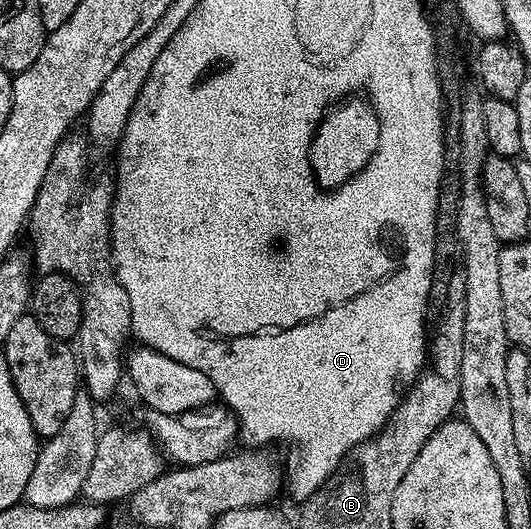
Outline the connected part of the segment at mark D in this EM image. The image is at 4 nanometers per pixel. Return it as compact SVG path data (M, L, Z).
M160 57L160 59L156 59L156 63L152 63L152 71L151 71L151 72L150 72L150 74L149 74L149 75L148 75L148 79L147 79L147 80L146 80L146 82L145 82L145 83L144 83L144 87L143 87L143 88L142 88L142 90L141 90L141 91L140 91L140 95L139 95L139 96L138 96L138 98L137 98L137 99L136 99L136 103L135 103L135 104L134 104L134 106L133 106L133 107L132 107L132 111L131 111L131 112L130 112L130 118L129 118L129 119L128 119L128 123L127 123L127 124L126 124L126 131L125 131L125 133L123 133L123 135L122 135L122 139L121 139L121 142L120 142L120 148L119 148L119 149L118 149L118 150L117 150L117 152L118 152L118 151L119 151L119 153L118 153L118 181L117 181L117 180L116 180L116 188L115 188L115 190L114 190L114 206L113 206L113 207L112 207L112 211L111 211L111 212L110 212L110 250L112 250L112 251L113 251L113 253L114 253L114 270L115 270L115 271L116 271L116 275L117 275L117 276L118 276L118 278L119 278L119 279L120 279L120 283L121 283L121 284L122 284L122 286L123 286L123 287L124 287L124 291L128 291L128 303L132 303L132 333L133 333L133 336L134 336L134 337L135 337L135 338L137 338L137 337L138 337L138 338L137 338L137 340L138 340L138 341L139 341L139 342L141 342L141 344L143 344L143 345L147 345L147 346L148 346L148 348L149 348L149 349L154 349L154 350L156 350L156 351L157 351L157 352L158 352L158 353L163 353L163 354L164 354L164 355L168 355L168 359L176 359L176 363L184 363L184 364L185 364L185 365L187 365L187 366L188 366L188 367L196 367L196 371L204 371L204 375L208 375L208 379L212 379L212 383L213 383L213 384L214 384L214 387L215 387L215 390L216 390L216 393L217 393L217 396L218 396L218 397L219 397L219 398L221 398L221 397L223 397L223 399L224 399L224 400L226 400L226 405L227 405L227 407L228 407L228 408L230 408L230 409L231 409L231 410L230 410L230 409L227 409L227 410L229 410L229 412L230 412L230 413L231 413L231 414L233 414L233 416L234 416L234 417L235 417L235 418L236 418L236 420L237 420L237 422L238 422L238 424L239 424L239 426L240 426L240 437L241 437L241 440L243 440L243 439L244 439L244 440L246 440L246 441L247 441L247 443L248 443L248 444L250 444L250 445L247 445L247 446L250 446L250 447L270 447L270 446L266 446L266 445L270 445L270 444L272 444L272 443L273 443L273 441L287 441L287 443L288 443L288 444L290 444L290 445L295 445L295 447L296 447L296 448L298 448L298 449L294 449L294 450L292 450L292 451L291 451L291 453L290 453L290 481L289 481L289 477L288 477L288 489L289 489L289 485L290 485L290 493L291 493L291 495L292 495L292 496L294 496L294 497L295 497L295 499L296 499L296 500L298 500L298 503L305 503L305 502L306 502L306 501L307 501L307 500L309 500L309 498L310 498L310 497L311 497L311 496L312 496L312 495L313 495L313 493L317 493L317 492L318 492L318 490L319 490L319 489L321 489L321 488L323 488L323 486L325 486L325 484L326 484L326 480L327 480L327 479L328 479L328 478L330 478L330 477L333 477L333 476L334 476L334 474L335 474L335 473L337 473L337 472L338 472L338 470L339 470L339 468L340 468L340 466L341 466L341 465L342 465L342 464L343 464L343 462L345 462L345 461L346 461L346 460L347 460L347 458L349 458L349 455L350 455L350 453L351 453L351 452L352 452L352 451L353 451L353 450L354 450L354 448L356 448L356 447L357 447L357 446L358 446L358 445L359 445L359 444L360 444L360 443L364 443L364 442L365 442L365 441L366 441L366 440L368 440L368 438L370 438L370 437L374 437L374 436L376 436L376 435L377 435L377 434L378 434L378 433L379 433L379 431L381 431L381 429L382 429L382 428L383 428L383 427L384 427L384 426L386 426L386 421L387 421L387 420L388 420L388 418L389 418L389 417L390 417L390 416L392 416L392 415L393 415L393 413L394 413L394 408L396 408L396 407L397 407L397 405L398 405L398 403L399 403L399 400L400 400L400 399L401 399L401 398L403 398L403 397L405 397L405 396L406 396L406 394L407 394L407 393L409 393L409 391L410 391L410 388L411 388L411 387L412 387L412 386L414 386L414 383L415 383L415 381L417 381L417 379L418 379L418 374L419 374L419 373L421 373L421 372L423 372L423 369L424 369L424 366L425 366L425 365L426 365L426 364L427 364L427 361L428 361L428 329L425 329L425 325L426 325L426 317L427 317L427 318L428 318L428 306L429 306L429 303L430 303L430 288L431 288L431 287L432 287L432 275L433 275L433 274L434 274L434 244L435 244L435 243L436 243L436 203L437 203L437 202L438 202L438 192L439 192L439 191L440 191L440 183L441 183L441 182L442 182L442 174L443 174L443 172L444 172L444 166L445 166L445 164L446 164L446 155L445 155L445 152L444 152L444 117L434 117L434 109L430 109L430 125L398 125L398 121L402 121L402 117L398 117L398 113L390 113L390 109L382 109L382 113L381 113L381 114L380 114L380 115L379 115L379 116L378 116L378 119L379 119L379 129L380 129L380 135L379 135L379 145L378 145L378 146L377 146L377 147L376 147L376 151L375 151L375 153L374 153L374 154L373 154L373 155L372 155L372 157L371 157L371 159L370 159L370 162L369 162L369 163L368 163L368 164L367 164L367 165L366 165L366 168L365 168L365 169L362 169L362 170L361 170L361 171L360 171L360 172L359 172L359 173L357 173L357 174L355 174L355 176L354 176L354 177L350 177L350 178L348 178L348 180L347 180L347 181L346 181L346 182L344 182L344 183L343 183L343 184L342 184L342 185L340 185L340 186L338 186L338 187L337 187L337 188L331 188L331 189L330 189L330 190L329 190L329 191L324 191L324 189L323 189L323 187L322 187L322 186L320 186L320 185L319 185L319 184L318 184L318 182L316 182L316 181L315 181L315 178L314 178L314 173L313 173L313 171L312 171L312 169L311 169L311 167L310 167L310 144L311 144L311 143L312 143L312 141L313 141L313 137L314 137L314 131L315 131L315 129L314 129L314 128L312 128L312 115L310 115L310 113L308 113L308 111L306 111L306 109L308 109L308 107L312 107L312 105L328 105L328 103L327 103L327 101L326 101L326 100L325 100L325 99L320 99L320 97L316 97L316 87L326 87L326 89L336 89L336 87L340 87L340 85L342 85L342 83L340 83L340 77L338 77L338 69L330 69L330 73L314 73L314 69L306 69L306 61L302 61L302 57Z

